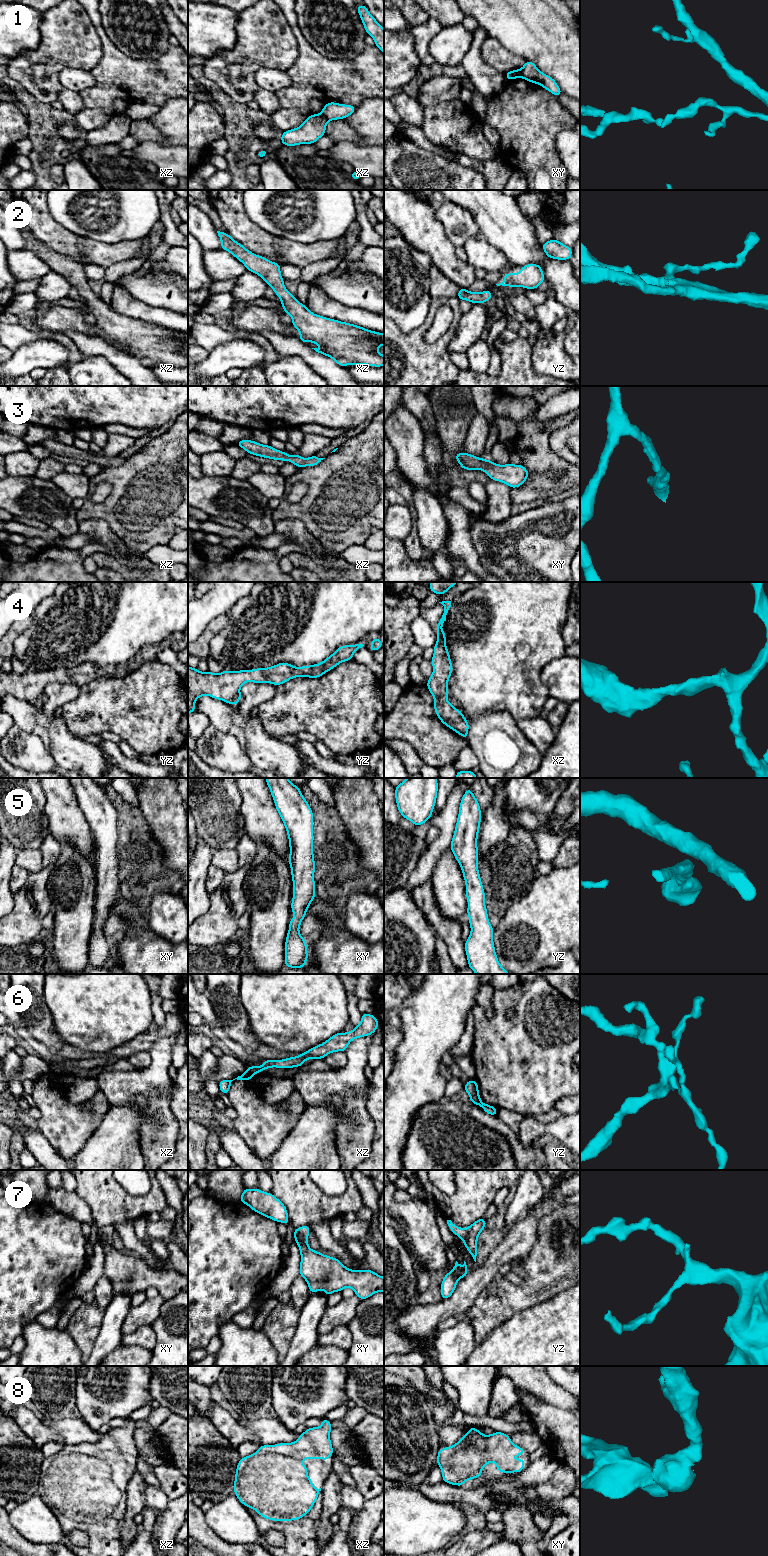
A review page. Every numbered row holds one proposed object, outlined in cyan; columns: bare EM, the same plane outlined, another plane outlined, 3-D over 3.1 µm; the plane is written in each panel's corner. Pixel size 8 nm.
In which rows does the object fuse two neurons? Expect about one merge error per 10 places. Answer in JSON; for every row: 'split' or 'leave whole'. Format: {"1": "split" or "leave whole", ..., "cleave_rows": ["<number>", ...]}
{"1": "split", "2": "leave whole", "3": "leave whole", "4": "leave whole", "5": "leave whole", "6": "split", "7": "leave whole", "8": "leave whole", "cleave_rows": ["1", "6"]}

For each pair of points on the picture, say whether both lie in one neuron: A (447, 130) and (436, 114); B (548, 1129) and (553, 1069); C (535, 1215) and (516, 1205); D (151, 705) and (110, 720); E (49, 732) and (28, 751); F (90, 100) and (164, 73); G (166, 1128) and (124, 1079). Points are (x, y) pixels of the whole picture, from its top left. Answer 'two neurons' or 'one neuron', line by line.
A: one neuron
B: two neurons
C: two neurons
D: one neuron
E: two neurons
F: one neuron
G: one neuron

